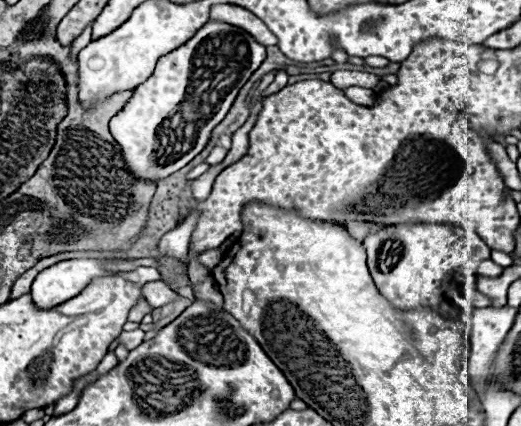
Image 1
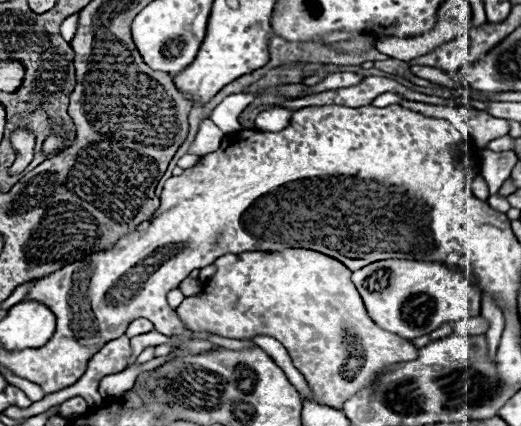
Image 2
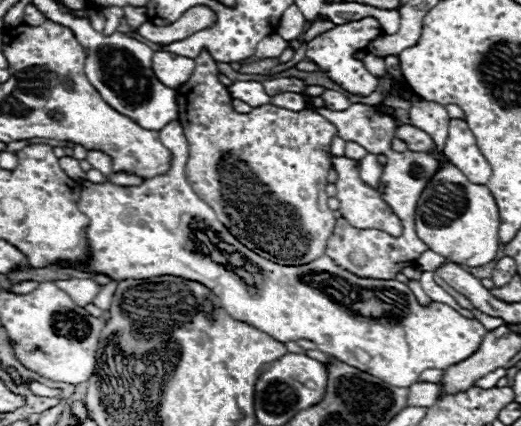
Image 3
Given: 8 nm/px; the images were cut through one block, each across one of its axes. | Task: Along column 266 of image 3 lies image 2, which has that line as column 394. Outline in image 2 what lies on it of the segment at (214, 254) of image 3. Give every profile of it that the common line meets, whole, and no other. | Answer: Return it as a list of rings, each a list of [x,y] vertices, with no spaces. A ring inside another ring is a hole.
[[[382,260],[368,264],[352,274],[364,300],[368,316],[382,328],[400,338],[414,340],[430,334],[446,322],[458,322],[481,312],[481,291],[460,272],[434,262]]]

